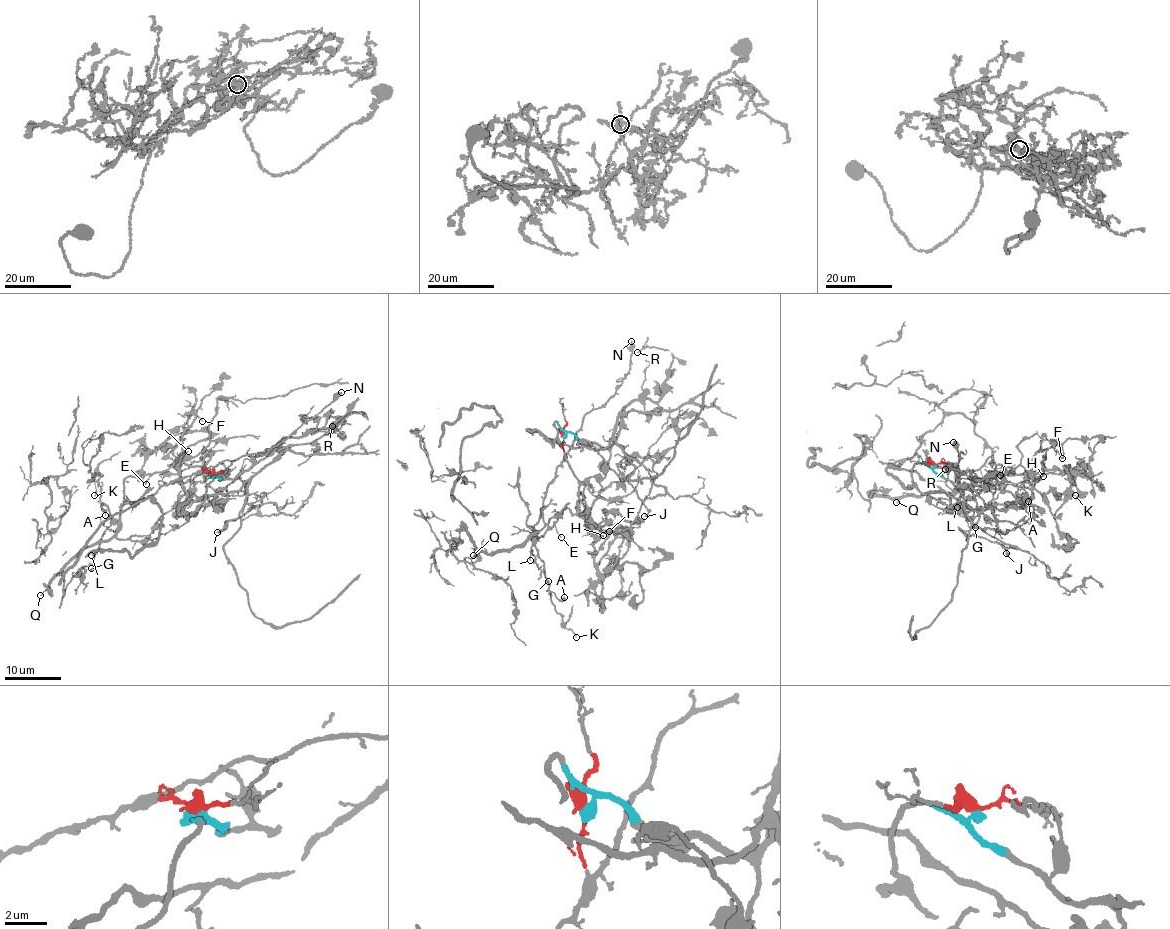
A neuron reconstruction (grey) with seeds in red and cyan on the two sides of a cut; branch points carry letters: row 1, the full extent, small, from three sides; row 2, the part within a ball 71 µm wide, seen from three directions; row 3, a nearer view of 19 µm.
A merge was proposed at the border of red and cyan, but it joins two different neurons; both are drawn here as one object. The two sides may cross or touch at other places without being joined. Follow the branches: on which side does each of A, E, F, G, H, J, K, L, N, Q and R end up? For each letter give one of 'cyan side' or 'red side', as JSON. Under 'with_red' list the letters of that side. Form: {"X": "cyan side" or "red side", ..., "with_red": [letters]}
{"A": "red side", "E": "red side", "F": "cyan side", "G": "red side", "H": "cyan side", "J": "cyan side", "K": "red side", "L": "red side", "N": "red side", "Q": "red side", "R": "cyan side", "with_red": ["A", "E", "G", "K", "L", "N", "Q"]}

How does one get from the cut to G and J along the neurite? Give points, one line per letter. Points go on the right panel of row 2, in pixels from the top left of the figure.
G: (935, 464), (950, 462), (963, 474), (965, 470), (959, 476), (964, 490), (957, 500), (969, 527), (975, 527)
J: (935, 465), (915, 464), (907, 488), (886, 470), (912, 470), (961, 497), (970, 527), (961, 530), (1007, 554)

